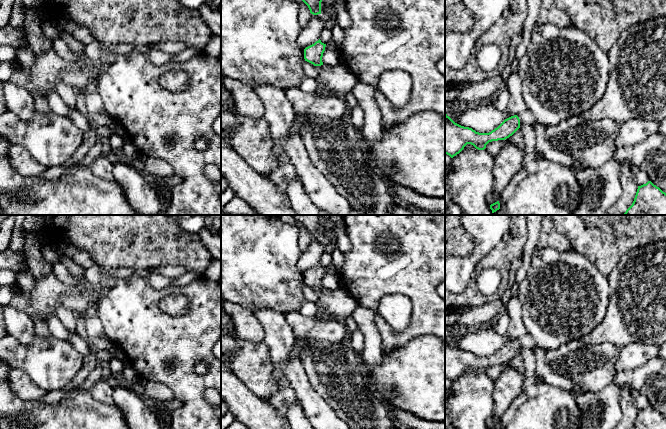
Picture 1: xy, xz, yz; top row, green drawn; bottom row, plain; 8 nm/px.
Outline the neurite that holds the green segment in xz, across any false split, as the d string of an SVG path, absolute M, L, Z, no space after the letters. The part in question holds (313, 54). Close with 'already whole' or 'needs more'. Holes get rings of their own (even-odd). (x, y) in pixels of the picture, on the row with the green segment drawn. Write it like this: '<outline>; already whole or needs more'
M319 39L304 49L305 61L313 64L317 70L317 82L320 88L334 92L344 99L348 92L352 92L357 78L345 64L326 68L322 62L326 44Z; needs more

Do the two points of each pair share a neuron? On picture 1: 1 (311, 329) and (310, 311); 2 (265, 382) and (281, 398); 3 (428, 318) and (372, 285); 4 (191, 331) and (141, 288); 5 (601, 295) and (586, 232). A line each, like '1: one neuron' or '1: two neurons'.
1: two neurons
2: two neurons
3: one neuron
4: one neuron
5: two neurons

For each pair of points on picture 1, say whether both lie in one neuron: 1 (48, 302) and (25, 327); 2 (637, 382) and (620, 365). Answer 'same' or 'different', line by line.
1: different
2: different

